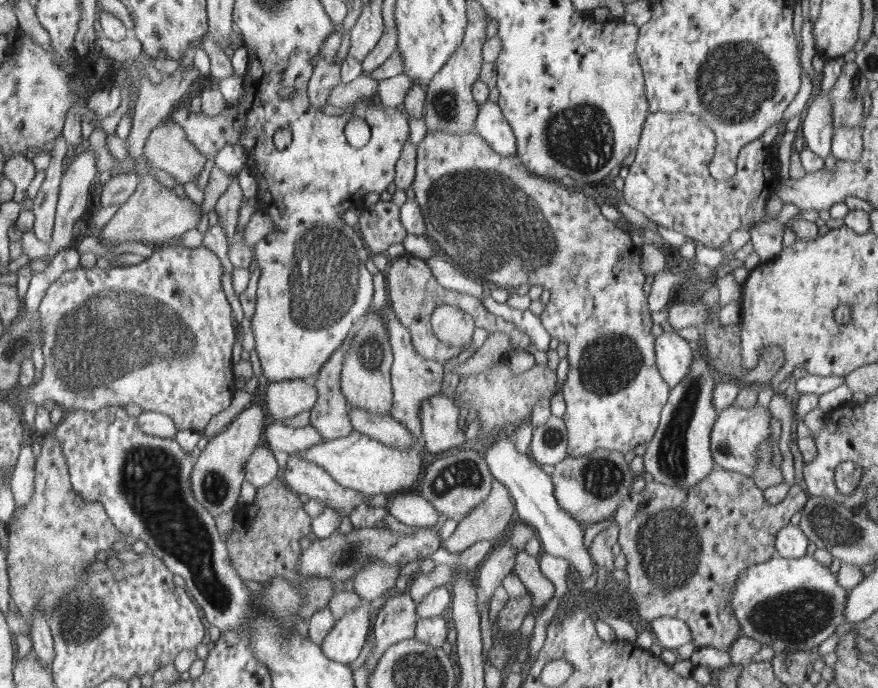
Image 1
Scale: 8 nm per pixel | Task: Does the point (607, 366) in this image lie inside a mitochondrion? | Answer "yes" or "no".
yes

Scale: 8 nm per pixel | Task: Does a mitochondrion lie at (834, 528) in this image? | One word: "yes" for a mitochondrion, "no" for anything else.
yes

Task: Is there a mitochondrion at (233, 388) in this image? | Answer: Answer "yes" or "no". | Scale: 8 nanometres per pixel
no

